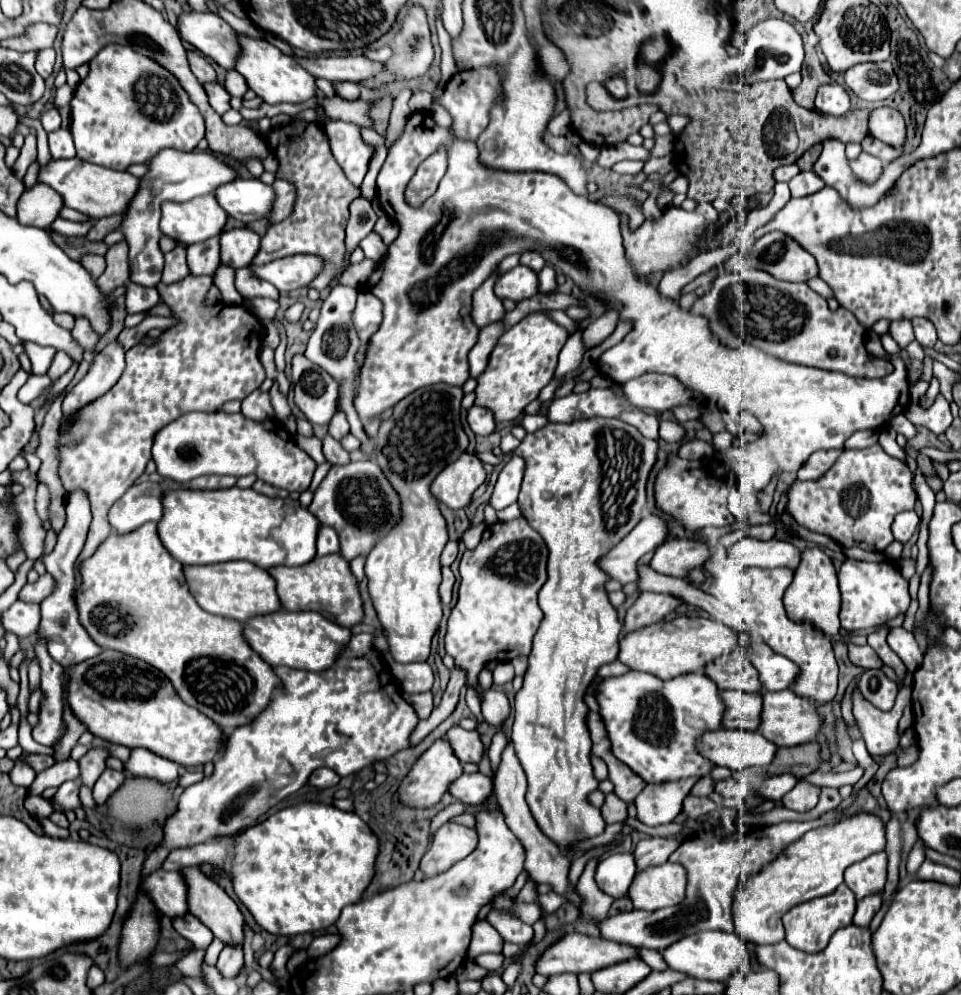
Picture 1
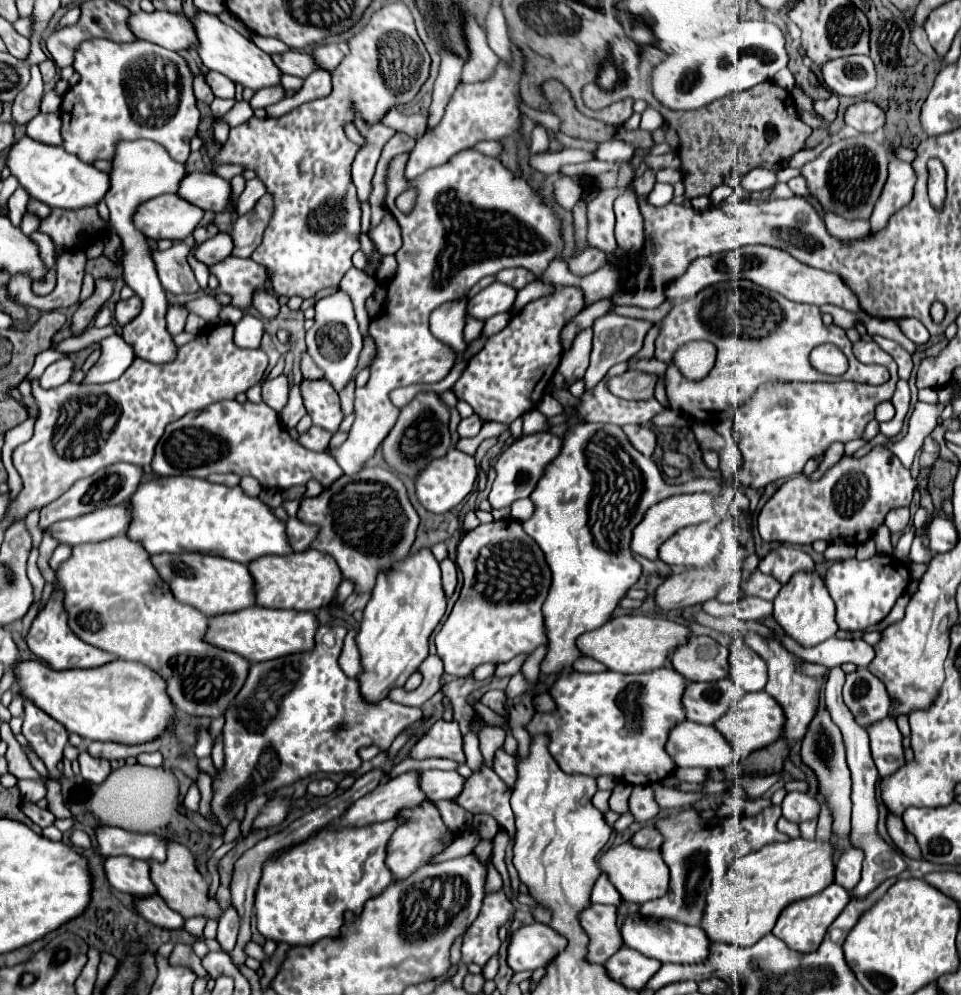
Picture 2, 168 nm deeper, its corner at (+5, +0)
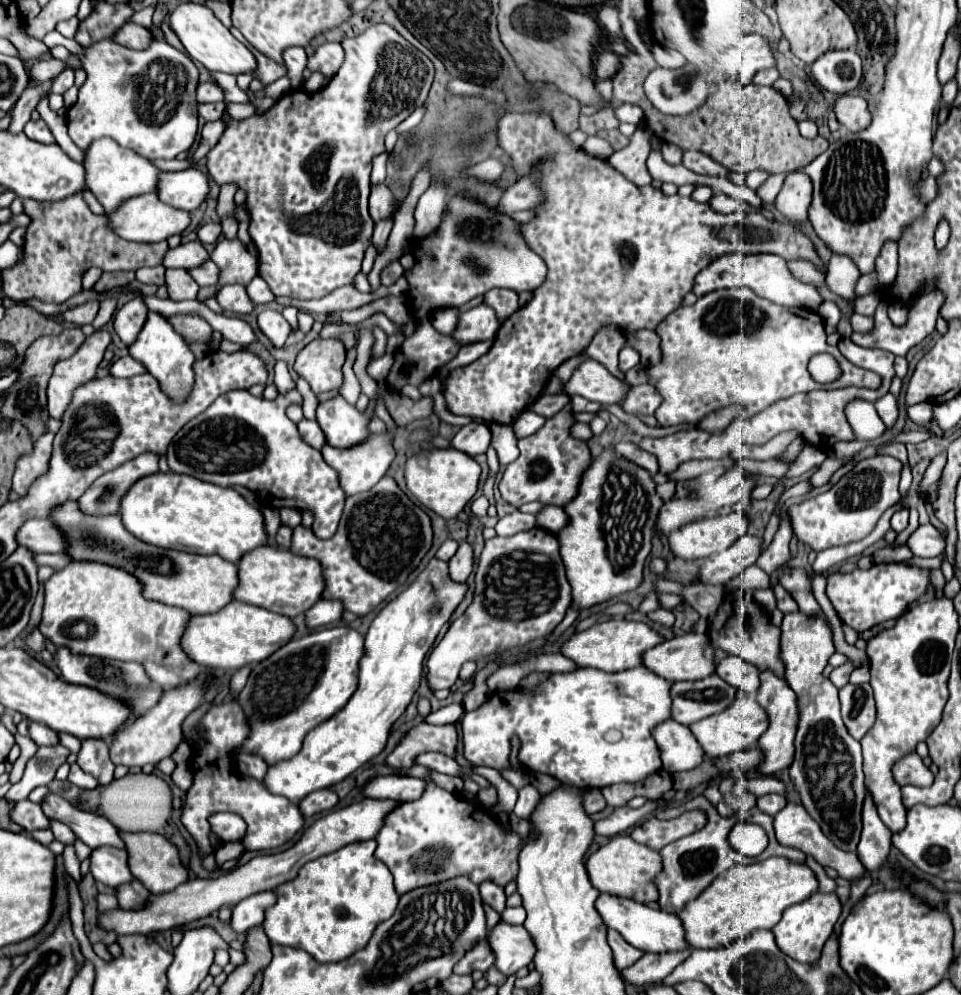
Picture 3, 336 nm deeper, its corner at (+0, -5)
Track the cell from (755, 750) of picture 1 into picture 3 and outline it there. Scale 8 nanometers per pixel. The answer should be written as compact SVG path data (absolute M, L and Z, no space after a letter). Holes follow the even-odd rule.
M669 720L657 726L657 730L653 730L653 736L657 738L657 746L661 750L663 770L675 774L683 770L693 770L703 764L705 750L701 748L689 726Z

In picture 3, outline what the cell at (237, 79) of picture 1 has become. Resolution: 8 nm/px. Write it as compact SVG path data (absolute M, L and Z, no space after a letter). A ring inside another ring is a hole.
M203 82L197 88L197 98L199 102L225 102L223 88L215 82Z

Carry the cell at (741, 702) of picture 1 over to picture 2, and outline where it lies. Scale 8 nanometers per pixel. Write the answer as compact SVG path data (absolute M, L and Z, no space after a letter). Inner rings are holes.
M730 677L710 683L688 683L682 697L686 719L702 725L712 725L742 695L744 689L740 689Z

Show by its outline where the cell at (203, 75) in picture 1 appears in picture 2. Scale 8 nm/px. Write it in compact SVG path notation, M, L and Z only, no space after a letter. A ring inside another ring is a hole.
M198 75L198 77L194 79L194 95L196 95L198 101L202 101L202 103L206 103L206 105L210 105L212 99L214 99L214 95L212 95L212 91L208 89L208 85L206 85L206 81L204 81L202 75Z

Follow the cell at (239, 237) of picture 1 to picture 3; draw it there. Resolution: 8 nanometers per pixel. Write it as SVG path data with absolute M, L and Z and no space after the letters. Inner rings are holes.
M187 242L187 244L181 244L173 250L169 250L165 254L165 268L185 268L185 270L191 270L191 268L197 268L201 266L203 262L209 260L209 252L203 248L201 242Z

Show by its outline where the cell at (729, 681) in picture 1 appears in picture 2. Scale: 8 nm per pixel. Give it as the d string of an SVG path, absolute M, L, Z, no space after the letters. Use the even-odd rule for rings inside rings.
M692 635L692 641L672 649L670 665L688 681L718 681L730 673L728 649L706 635Z

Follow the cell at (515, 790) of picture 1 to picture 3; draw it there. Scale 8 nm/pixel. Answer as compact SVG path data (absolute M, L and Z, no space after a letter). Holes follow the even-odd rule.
M611 928L607 930L607 944L609 944L611 950L613 950L613 962L615 962L617 970L623 970L623 968L631 966L633 962L637 962L637 960L643 956L641 950L629 946L629 944L621 938L621 934L619 934L617 930L611 930Z

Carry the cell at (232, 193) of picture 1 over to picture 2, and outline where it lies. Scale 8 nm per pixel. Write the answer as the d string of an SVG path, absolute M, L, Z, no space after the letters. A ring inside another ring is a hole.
M188 173L188 177L180 181L178 197L204 211L230 211L230 183L216 173Z

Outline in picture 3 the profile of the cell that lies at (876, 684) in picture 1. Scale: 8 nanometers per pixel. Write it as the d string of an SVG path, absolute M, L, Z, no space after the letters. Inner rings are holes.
M849 682L839 690L839 700L841 700L841 716L849 734L855 740L861 740L871 730L877 716L871 684L855 686Z

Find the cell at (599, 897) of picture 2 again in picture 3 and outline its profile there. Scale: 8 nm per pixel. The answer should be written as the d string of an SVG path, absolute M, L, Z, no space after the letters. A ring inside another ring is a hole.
M599 894L597 902L595 902L597 912L601 914L603 922L613 928L619 930L619 934L635 948L639 948L641 952L651 952L651 954L663 954L663 952L681 952L685 948L689 948L687 940L685 940L685 928L679 916L663 912L663 910L655 910L649 908L645 904L639 902L629 902L627 898L617 898L617 896L609 896L609 894Z

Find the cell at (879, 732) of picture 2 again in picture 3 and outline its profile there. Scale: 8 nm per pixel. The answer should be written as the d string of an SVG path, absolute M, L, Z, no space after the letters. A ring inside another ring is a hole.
M909 752L901 756L893 764L893 776L899 786L913 784L913 786L931 786L933 784L933 774L931 770L923 764L921 756L917 752Z

